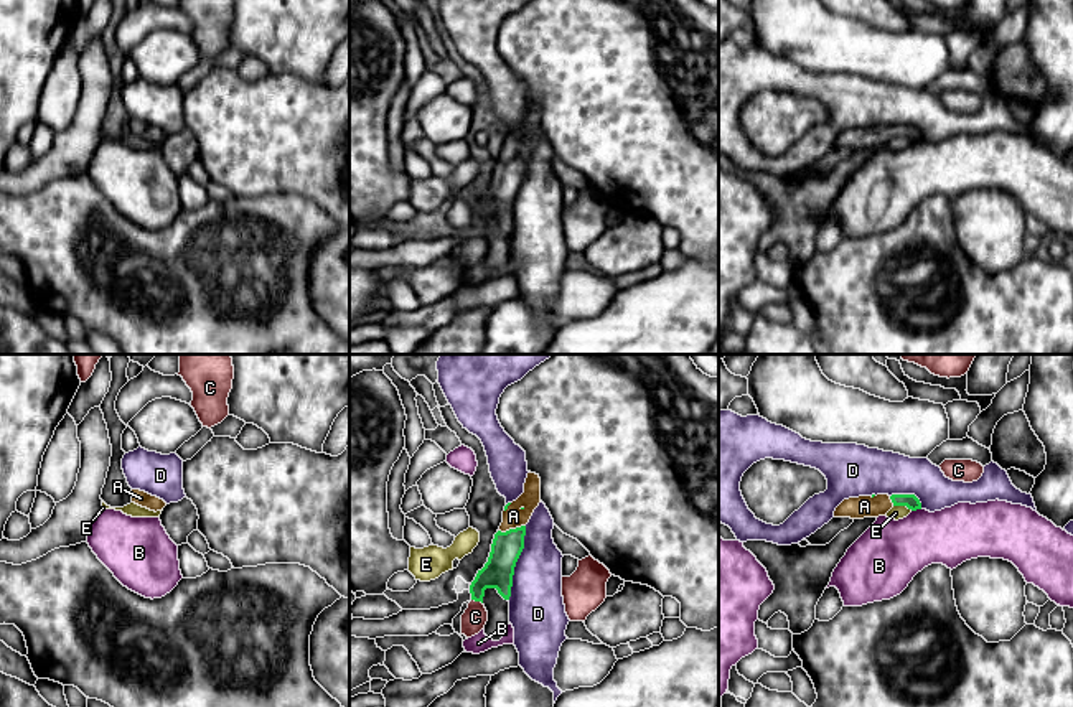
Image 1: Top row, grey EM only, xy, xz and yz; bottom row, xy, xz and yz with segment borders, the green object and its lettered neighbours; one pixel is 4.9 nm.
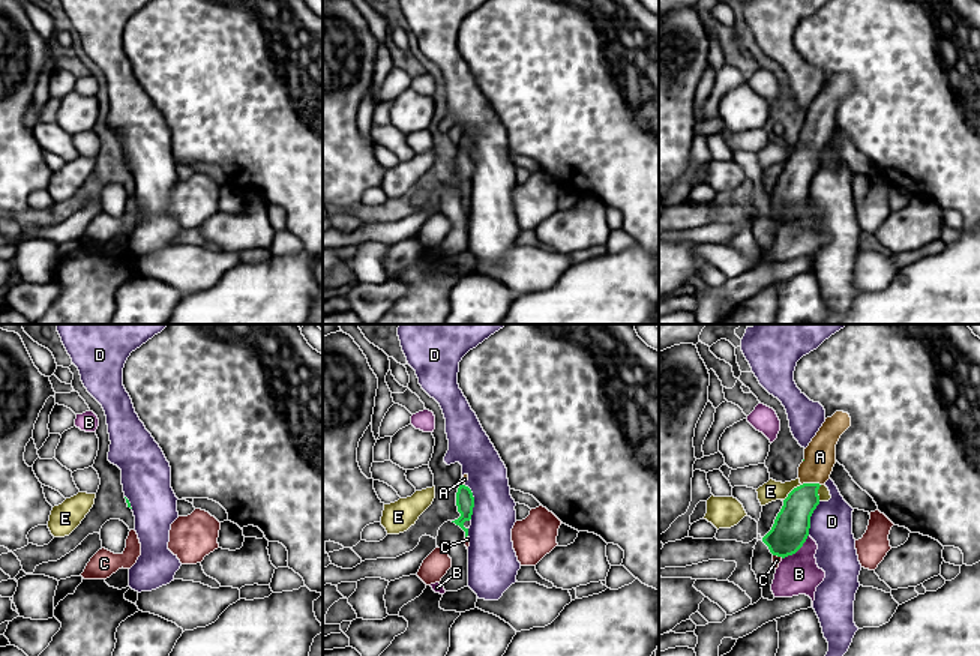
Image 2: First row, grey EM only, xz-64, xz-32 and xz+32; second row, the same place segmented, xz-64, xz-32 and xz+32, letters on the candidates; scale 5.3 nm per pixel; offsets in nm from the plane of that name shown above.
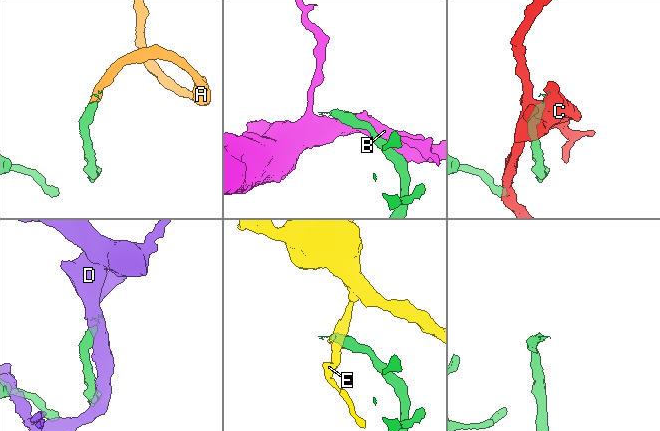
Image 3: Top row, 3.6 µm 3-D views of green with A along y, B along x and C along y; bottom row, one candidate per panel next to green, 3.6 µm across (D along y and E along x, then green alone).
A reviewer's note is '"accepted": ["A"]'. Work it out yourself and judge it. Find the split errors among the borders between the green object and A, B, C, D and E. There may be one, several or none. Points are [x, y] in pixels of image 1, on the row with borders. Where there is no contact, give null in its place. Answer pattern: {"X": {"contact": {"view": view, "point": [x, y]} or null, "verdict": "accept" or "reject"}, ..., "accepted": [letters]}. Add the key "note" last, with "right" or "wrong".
{"A": {"contact": {"view": "xz", "point": [511, 529]}, "verdict": "accept"}, "B": {"contact": {"view": "yz", "point": [915, 510]}, "verdict": "reject"}, "C": {"contact": {"view": "xz", "point": [477, 600]}, "verdict": "reject"}, "D": {"contact": {"view": "xz", "point": [515, 564]}, "verdict": "reject"}, "E": {"contact": {"view": "yz", "point": [904, 505]}, "verdict": "reject"}, "accepted": ["A"], "note": "right"}

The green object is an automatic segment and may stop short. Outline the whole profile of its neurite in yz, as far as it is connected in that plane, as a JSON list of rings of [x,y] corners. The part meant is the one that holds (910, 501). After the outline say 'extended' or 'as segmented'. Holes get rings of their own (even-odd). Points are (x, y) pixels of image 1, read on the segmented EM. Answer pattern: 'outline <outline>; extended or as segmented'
outline [[[877,494],[844,499],[834,511],[834,517],[879,517],[887,516],[893,506],[907,506],[911,511],[921,509],[921,503],[915,494]]]; extended

